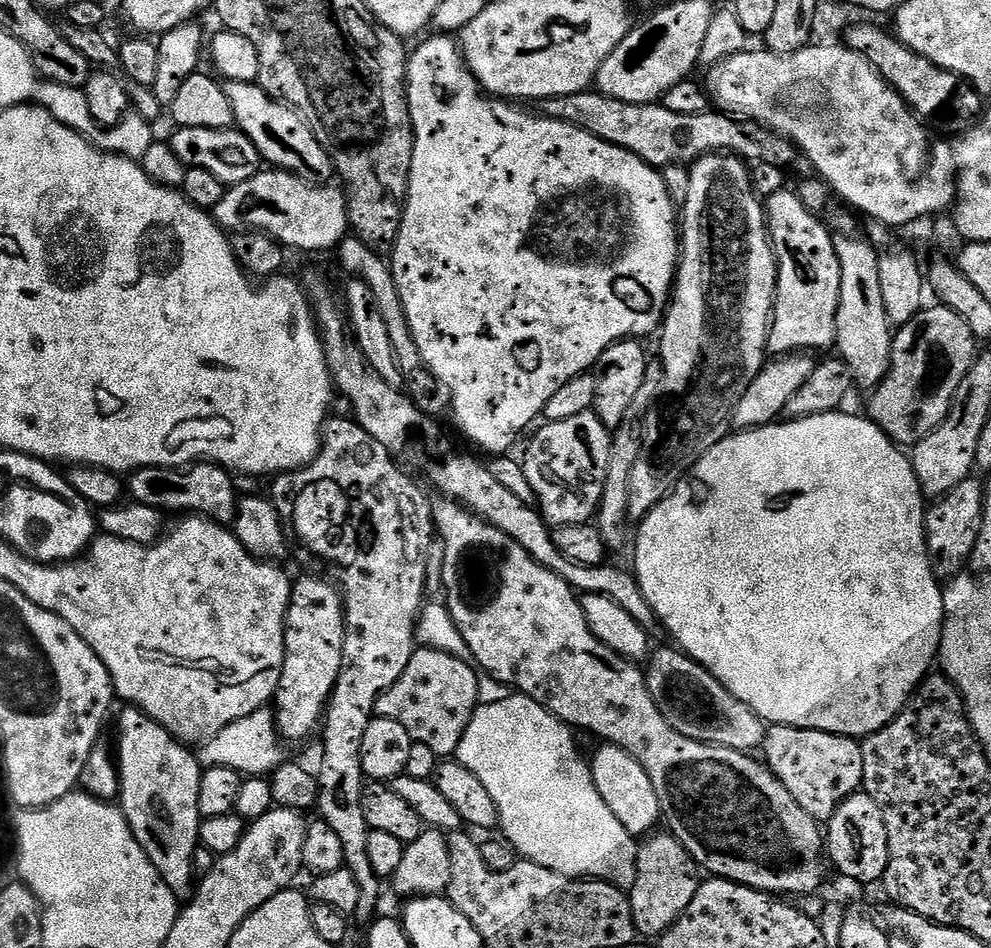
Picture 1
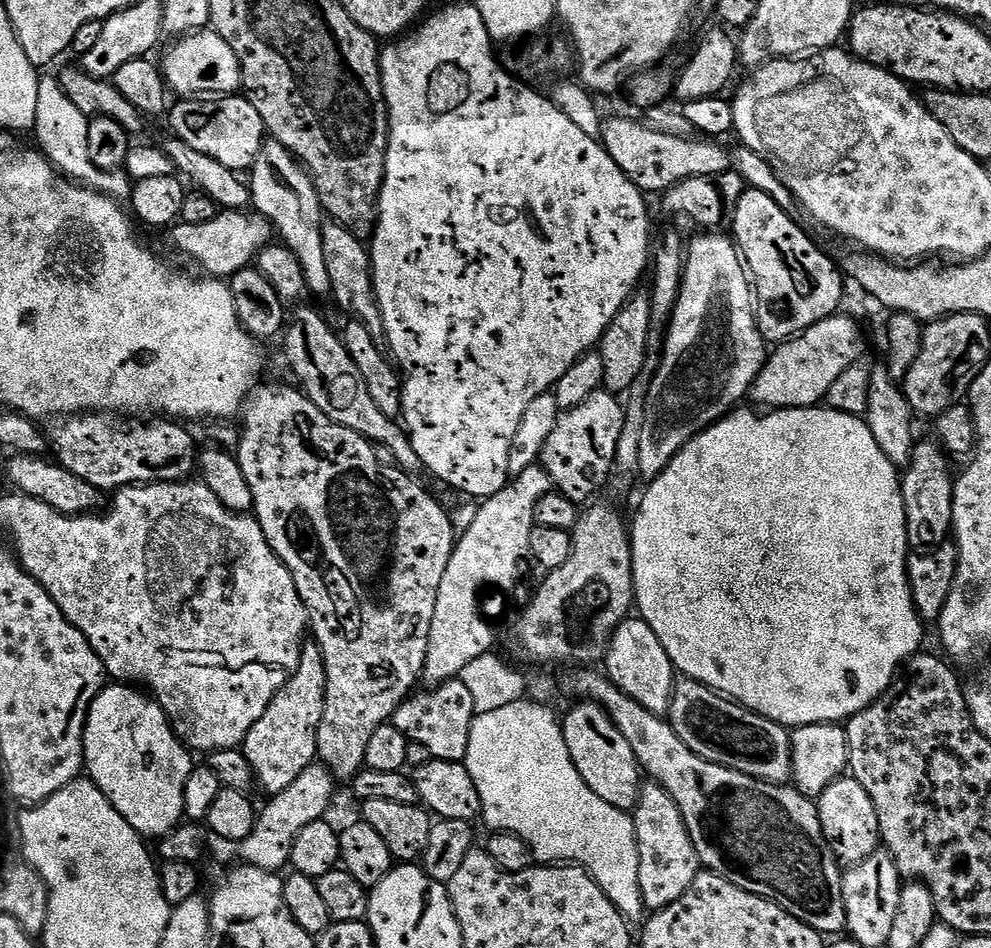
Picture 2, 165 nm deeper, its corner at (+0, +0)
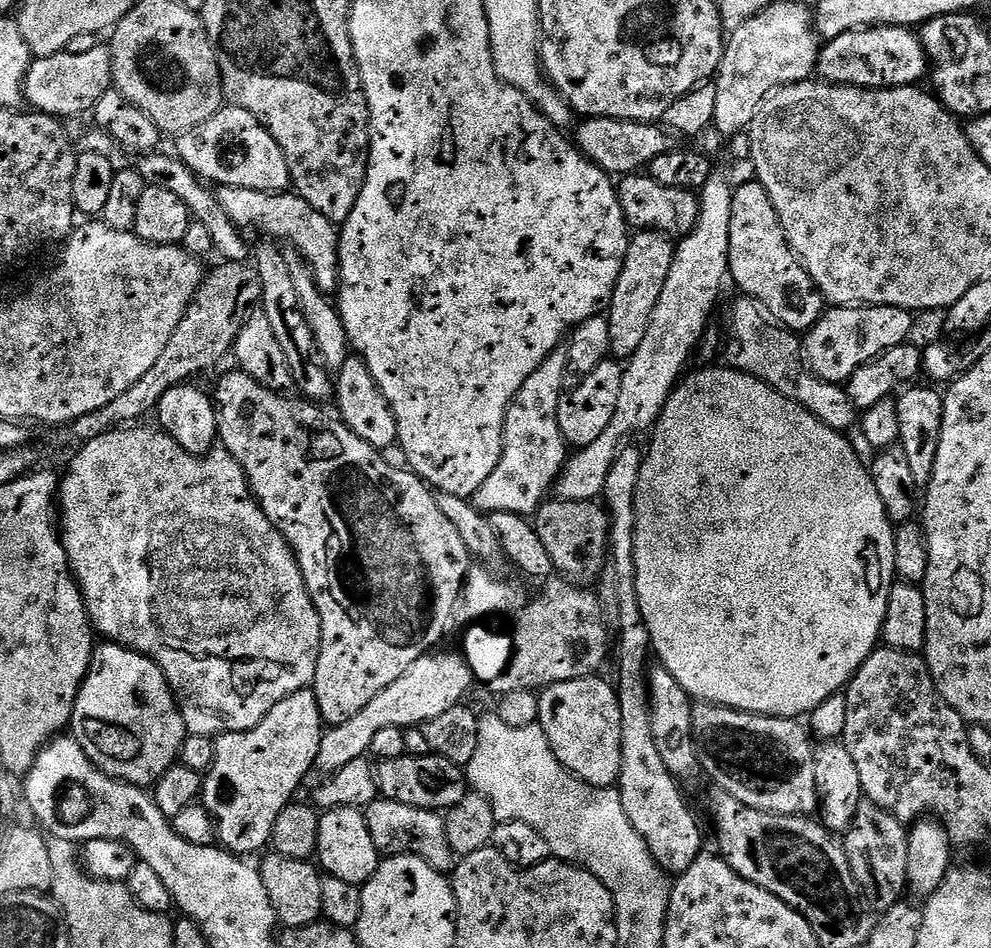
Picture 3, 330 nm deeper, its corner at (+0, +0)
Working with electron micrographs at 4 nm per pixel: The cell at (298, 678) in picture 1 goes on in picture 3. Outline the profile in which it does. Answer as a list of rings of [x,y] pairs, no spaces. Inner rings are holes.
[[[303,688],[278,702],[274,710],[245,732],[228,732],[224,736],[215,737],[214,762],[212,769],[202,780],[202,803],[216,824],[216,838],[219,847],[229,851],[233,856],[252,858],[255,852],[263,853],[271,845],[274,822],[278,822],[278,814],[290,803],[293,803],[300,783],[311,773],[318,758],[318,746],[322,746],[322,738],[326,725],[318,710],[318,698],[311,688]]]

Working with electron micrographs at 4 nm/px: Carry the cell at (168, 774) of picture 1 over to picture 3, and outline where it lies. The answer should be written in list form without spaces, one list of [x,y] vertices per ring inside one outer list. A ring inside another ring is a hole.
[[[104,642],[101,645],[101,648],[99,645],[93,651],[88,677],[80,687],[72,715],[70,736],[80,743],[82,750],[86,750],[90,762],[94,762],[94,766],[101,768],[106,775],[115,780],[123,780],[125,784],[147,789],[177,763],[186,735],[184,719],[176,707],[171,686],[166,682],[160,667],[149,656],[143,656],[132,648],[124,648],[121,644]]]

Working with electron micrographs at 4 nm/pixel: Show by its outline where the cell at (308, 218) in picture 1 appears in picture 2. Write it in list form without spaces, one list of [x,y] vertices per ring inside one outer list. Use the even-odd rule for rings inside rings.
[[[220,210],[210,222],[202,222],[198,226],[177,223],[171,229],[172,244],[204,271],[201,273],[212,278],[230,278],[238,270],[249,267],[263,248],[274,240],[274,229],[263,216],[248,215],[247,211]]]

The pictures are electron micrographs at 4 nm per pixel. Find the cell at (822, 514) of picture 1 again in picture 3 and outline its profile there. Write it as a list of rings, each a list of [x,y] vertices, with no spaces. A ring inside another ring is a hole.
[[[721,366],[721,368],[704,368],[701,372],[685,375],[672,391],[671,398],[666,402],[662,414],[658,418],[656,427],[651,433],[652,445],[644,452],[644,464],[640,467],[640,477],[638,478],[638,490],[636,491],[636,533],[634,534],[634,562],[636,563],[636,597],[638,606],[642,610],[644,624],[650,630],[652,639],[652,651],[655,659],[668,671],[674,674],[678,686],[686,690],[693,701],[706,704],[720,704],[723,708],[733,708],[739,712],[756,712],[760,716],[782,716],[785,718],[804,718],[814,711],[826,698],[843,693],[847,689],[848,683],[854,678],[854,674],[870,658],[870,654],[881,643],[884,635],[884,623],[888,613],[888,603],[890,602],[890,590],[894,581],[897,579],[896,567],[894,566],[894,538],[896,528],[892,519],[886,514],[886,506],[882,506],[882,498],[878,496],[878,486],[874,486],[872,473],[860,461],[858,453],[852,449],[849,438],[843,432],[835,432],[830,426],[823,424],[814,414],[796,404],[790,398],[778,394],[766,382],[754,378],[750,374],[740,372],[736,368]]]

